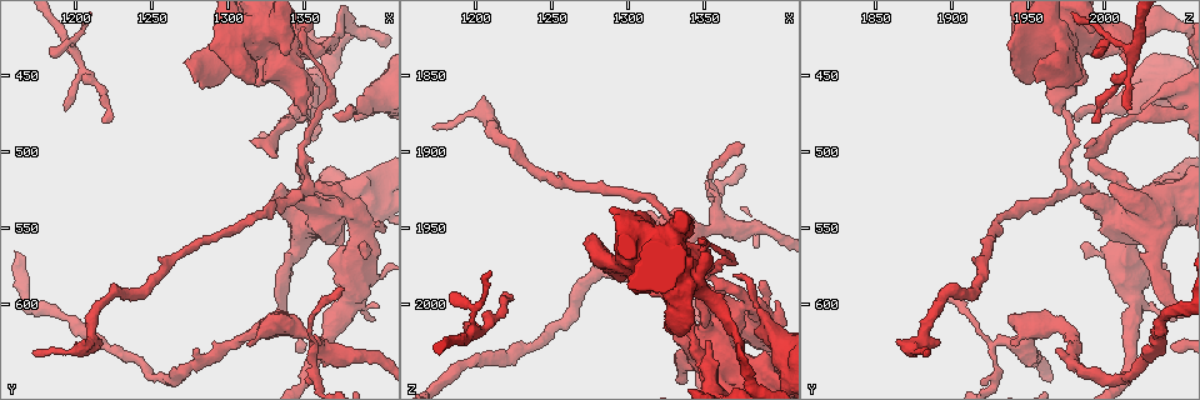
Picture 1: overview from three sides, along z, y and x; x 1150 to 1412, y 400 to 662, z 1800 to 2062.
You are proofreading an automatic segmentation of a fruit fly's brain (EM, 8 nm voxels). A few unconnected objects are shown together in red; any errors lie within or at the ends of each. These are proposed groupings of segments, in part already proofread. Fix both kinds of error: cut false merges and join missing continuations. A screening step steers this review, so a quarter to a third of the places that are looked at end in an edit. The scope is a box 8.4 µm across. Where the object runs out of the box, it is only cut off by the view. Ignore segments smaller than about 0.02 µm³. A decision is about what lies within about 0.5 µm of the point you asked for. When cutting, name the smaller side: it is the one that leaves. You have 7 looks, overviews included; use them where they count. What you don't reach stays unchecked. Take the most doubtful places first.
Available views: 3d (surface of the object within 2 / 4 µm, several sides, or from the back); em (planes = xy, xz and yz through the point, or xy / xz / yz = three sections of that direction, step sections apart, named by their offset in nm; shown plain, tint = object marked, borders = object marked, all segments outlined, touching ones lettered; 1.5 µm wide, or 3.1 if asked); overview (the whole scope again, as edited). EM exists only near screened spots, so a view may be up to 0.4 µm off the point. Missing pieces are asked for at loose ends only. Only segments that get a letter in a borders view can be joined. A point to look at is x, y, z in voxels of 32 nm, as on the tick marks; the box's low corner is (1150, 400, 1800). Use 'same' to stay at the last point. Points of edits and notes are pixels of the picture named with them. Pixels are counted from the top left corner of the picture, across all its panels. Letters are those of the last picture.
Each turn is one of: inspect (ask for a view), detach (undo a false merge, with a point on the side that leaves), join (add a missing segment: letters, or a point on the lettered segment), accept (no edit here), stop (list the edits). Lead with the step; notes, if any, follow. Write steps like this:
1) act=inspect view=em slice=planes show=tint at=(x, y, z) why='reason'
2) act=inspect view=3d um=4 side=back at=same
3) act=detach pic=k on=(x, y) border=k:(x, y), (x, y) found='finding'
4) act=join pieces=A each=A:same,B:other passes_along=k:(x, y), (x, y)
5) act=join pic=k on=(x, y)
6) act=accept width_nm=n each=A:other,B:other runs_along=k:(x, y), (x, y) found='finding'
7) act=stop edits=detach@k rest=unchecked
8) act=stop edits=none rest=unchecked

act=inspect view=em slice=planes show=borders at=(1350, 478, 1970) why='thick end'

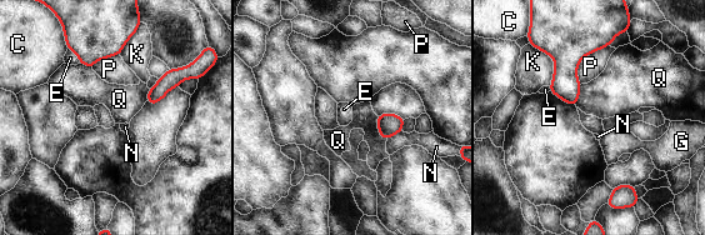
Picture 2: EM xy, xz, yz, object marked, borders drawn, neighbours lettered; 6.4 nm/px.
act=accept each=C:other,E:other,G:other,K:other,N:other,P:other,Q:other border=2:(68, 48), (76, 55), (80, 63) found='none of them fits'

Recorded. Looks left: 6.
act=inspect view=em slice=xy step=8 show=tint at=(1394, 612, 2046) why='tapers out'

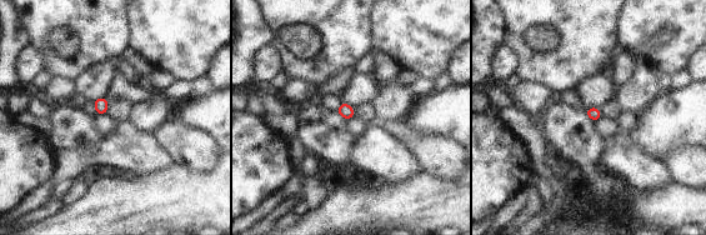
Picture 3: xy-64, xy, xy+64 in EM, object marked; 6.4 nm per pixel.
act=inspect view=em slice=planes show=borders at=same

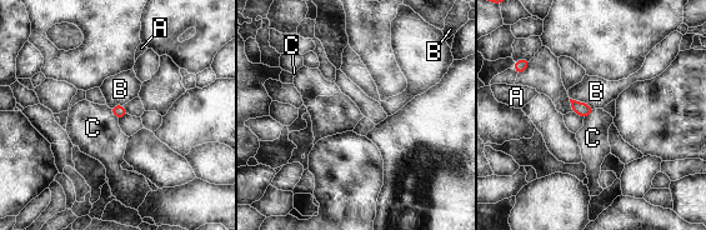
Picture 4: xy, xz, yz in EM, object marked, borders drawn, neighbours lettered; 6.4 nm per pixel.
act=accept width_nm=80 each=A:other,B:other,C:other border=4:(594, 109), (584, 119) found='no lettered segment goes on from it'

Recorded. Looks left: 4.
act=inspect view=3d um=4 at=(1352, 472, 2024) why='branch stops here'

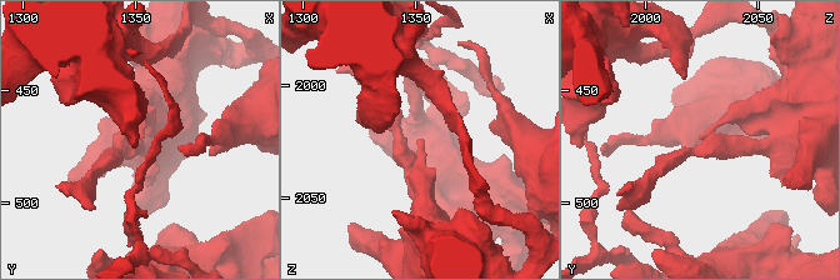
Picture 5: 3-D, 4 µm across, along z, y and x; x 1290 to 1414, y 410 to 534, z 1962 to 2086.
act=inspect view=em slice=planes show=tint at=(1352, 472, 2025)

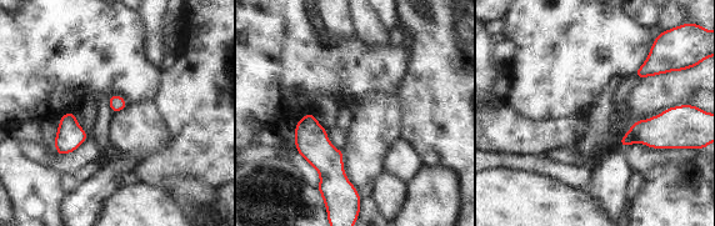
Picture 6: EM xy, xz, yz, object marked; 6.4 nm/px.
act=inspect view=em slice=planes show=borders at=same

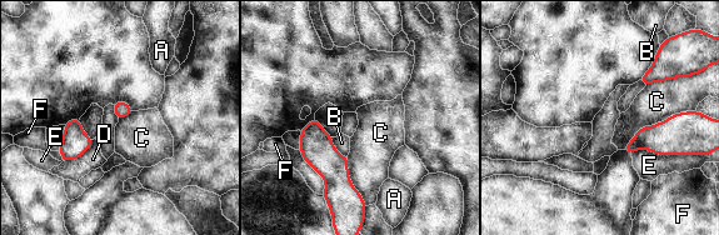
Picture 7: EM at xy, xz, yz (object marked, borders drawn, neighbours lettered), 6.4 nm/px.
act=accept each=A:other,B:other,C:other,D:other,E:other,F:other runs_along=7:(314, 123), (316, 149), (355, 195) found='none of them fits'

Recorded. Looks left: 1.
act=stop edits=none rest=unchecked

